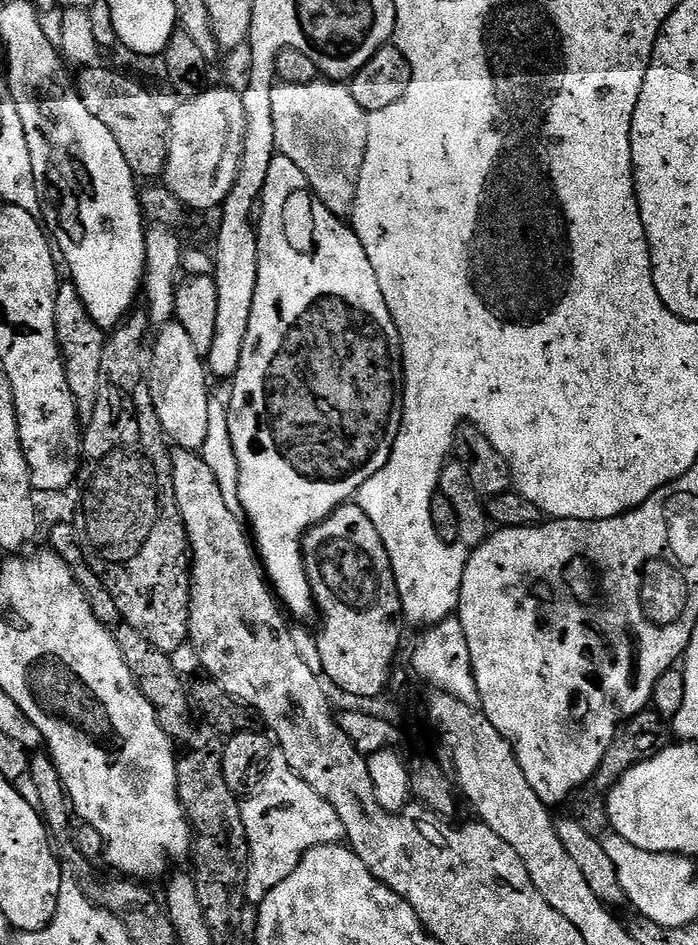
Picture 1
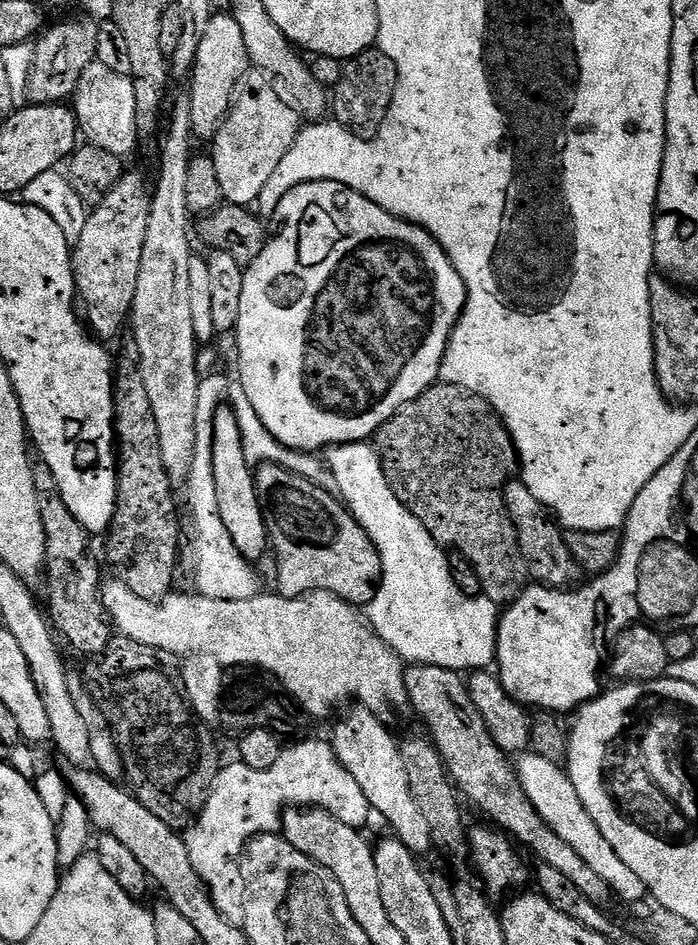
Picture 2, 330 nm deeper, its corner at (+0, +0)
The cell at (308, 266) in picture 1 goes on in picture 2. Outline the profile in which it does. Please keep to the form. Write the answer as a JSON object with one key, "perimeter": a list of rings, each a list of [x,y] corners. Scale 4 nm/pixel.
{"perimeter":[[[311,180],[302,186],[294,186],[284,195],[282,202],[278,202],[274,213],[275,220],[280,229],[273,236],[271,233],[267,237],[258,258],[247,265],[242,282],[242,306],[238,306],[238,322],[234,333],[236,360],[240,363],[238,386],[246,394],[246,398],[250,398],[255,419],[269,432],[272,440],[281,443],[282,449],[293,448],[299,452],[316,454],[333,446],[367,441],[375,437],[380,427],[400,407],[418,398],[440,380],[440,364],[444,361],[444,351],[448,349],[448,340],[464,310],[467,296],[464,283],[444,248],[427,230],[382,210],[382,206],[370,202],[370,198],[338,182]]]}

